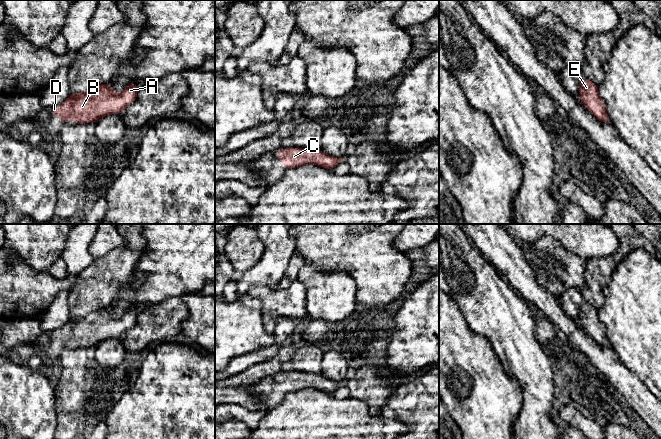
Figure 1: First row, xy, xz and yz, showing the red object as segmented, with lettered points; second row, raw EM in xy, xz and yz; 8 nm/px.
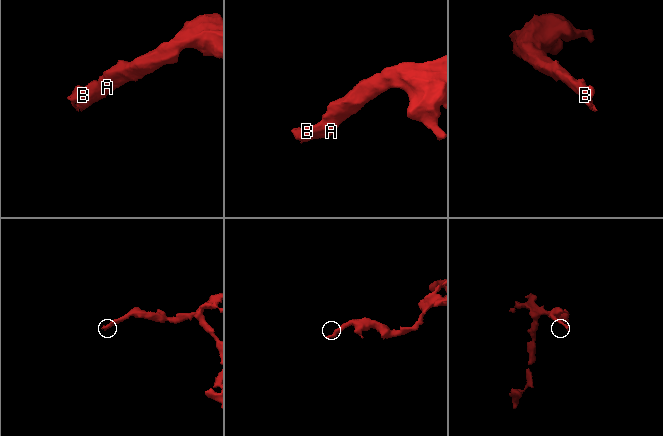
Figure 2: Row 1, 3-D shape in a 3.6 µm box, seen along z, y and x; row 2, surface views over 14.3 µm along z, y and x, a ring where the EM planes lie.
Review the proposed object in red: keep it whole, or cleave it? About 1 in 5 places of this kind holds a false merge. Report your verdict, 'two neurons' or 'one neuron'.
one neuron

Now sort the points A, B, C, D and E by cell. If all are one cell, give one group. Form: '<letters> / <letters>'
A B C D E

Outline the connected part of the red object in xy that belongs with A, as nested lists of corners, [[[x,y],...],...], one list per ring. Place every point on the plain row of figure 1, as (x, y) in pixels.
[[[131,306],[121,317],[115,317],[110,308],[101,308],[83,317],[70,317],[70,320],[57,331],[52,332],[52,337],[65,348],[68,342],[74,344],[74,348],[96,347],[101,341],[109,338],[123,337],[123,335],[135,326],[137,322],[137,309]]]

